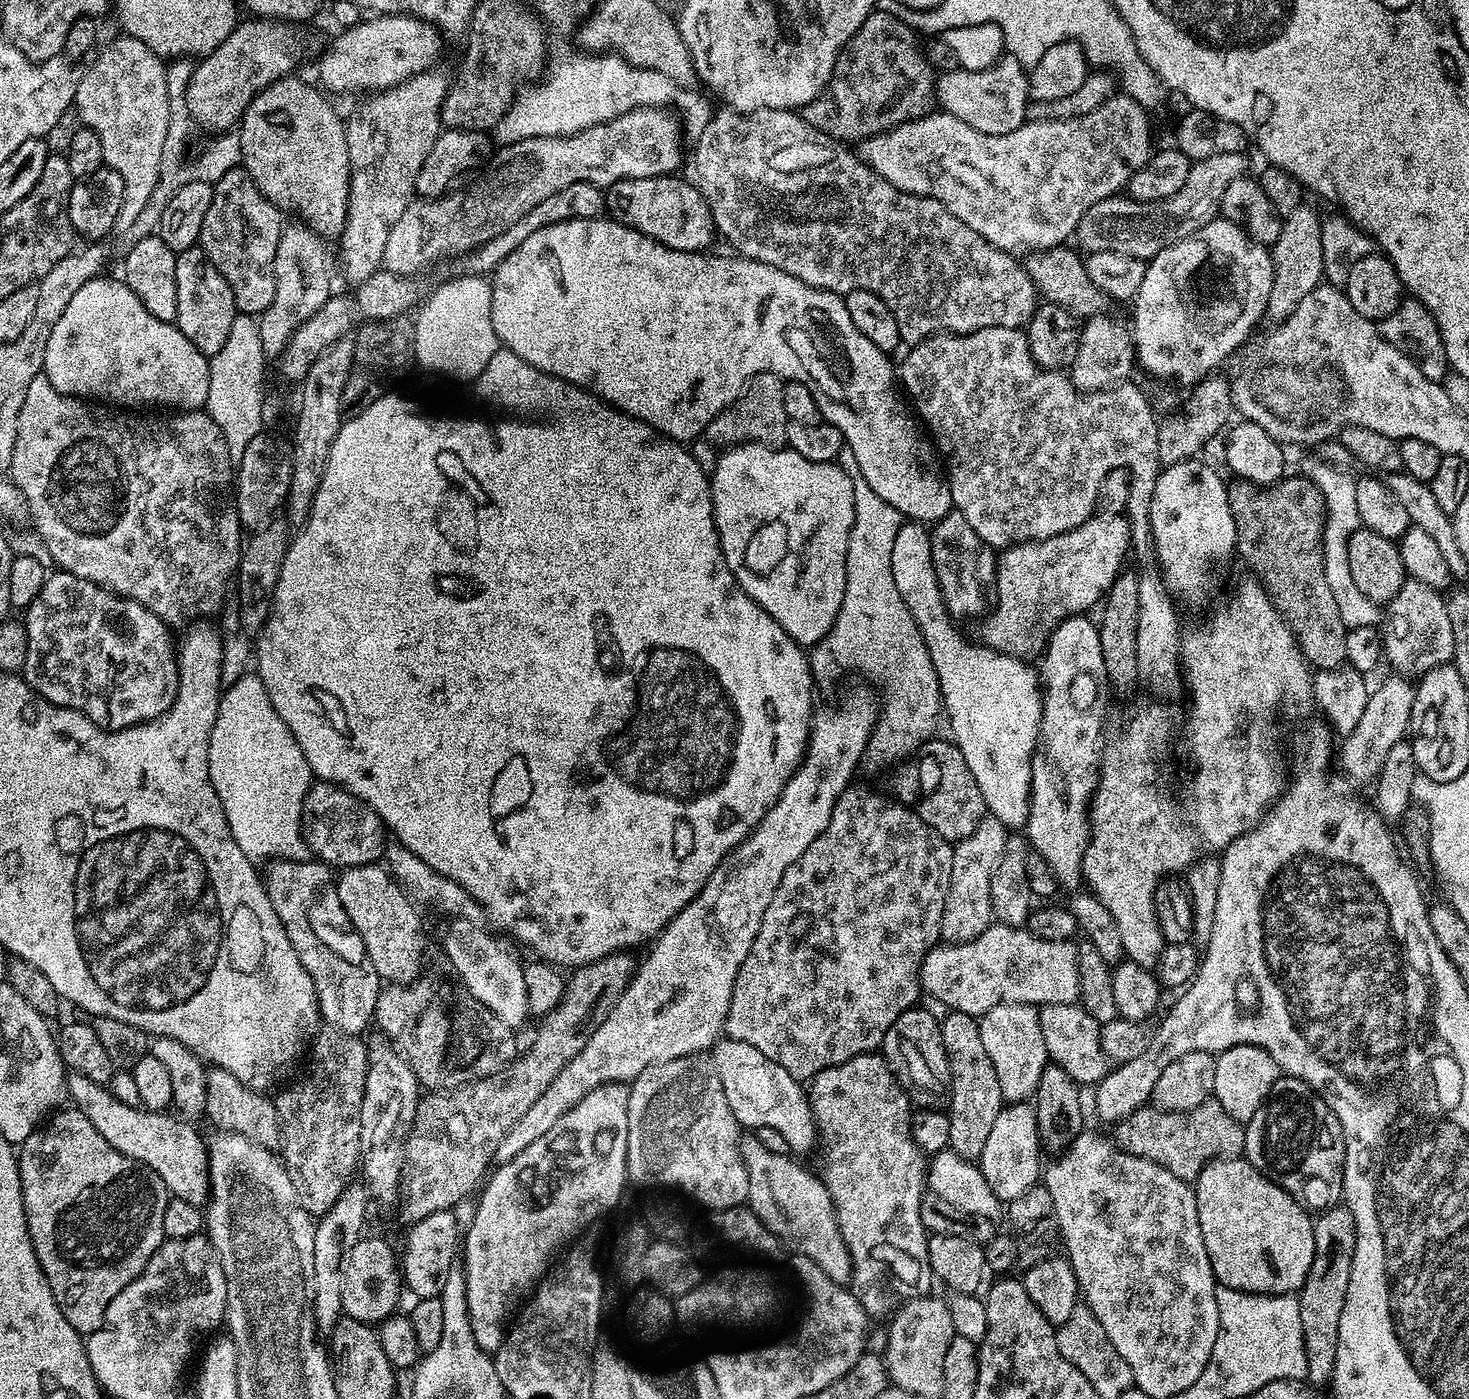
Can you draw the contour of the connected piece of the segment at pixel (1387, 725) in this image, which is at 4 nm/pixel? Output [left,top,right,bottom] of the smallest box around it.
[1340,674,1416,781]

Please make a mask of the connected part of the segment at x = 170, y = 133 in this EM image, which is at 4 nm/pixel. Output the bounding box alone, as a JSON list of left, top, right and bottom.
[109,113,241,262]

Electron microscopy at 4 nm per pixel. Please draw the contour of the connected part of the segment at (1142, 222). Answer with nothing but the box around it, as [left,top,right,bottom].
[1074,152,1249,262]

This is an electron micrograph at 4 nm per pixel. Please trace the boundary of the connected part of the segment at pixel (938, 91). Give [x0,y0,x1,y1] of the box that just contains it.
[934,54,1030,134]

